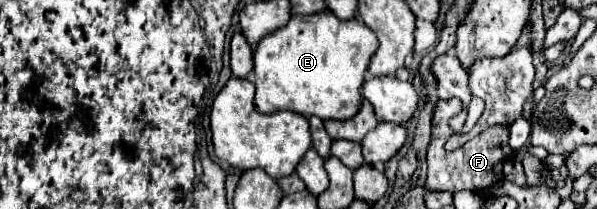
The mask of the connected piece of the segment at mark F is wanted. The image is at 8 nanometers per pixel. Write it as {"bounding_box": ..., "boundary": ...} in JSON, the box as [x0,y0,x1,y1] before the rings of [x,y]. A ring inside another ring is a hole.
{"bounding_box":[427,99,513,191],"boundary":[[[439,99],[433,109],[433,121],[431,121],[431,143],[427,147],[427,189],[433,191],[485,191],[495,177],[503,173],[503,163],[513,157],[513,149],[509,147],[509,125],[501,127],[489,127],[483,133],[479,133],[475,139],[467,141],[455,151],[445,151],[445,141],[453,135],[449,127],[449,119],[457,115],[461,109],[459,99]]]}

